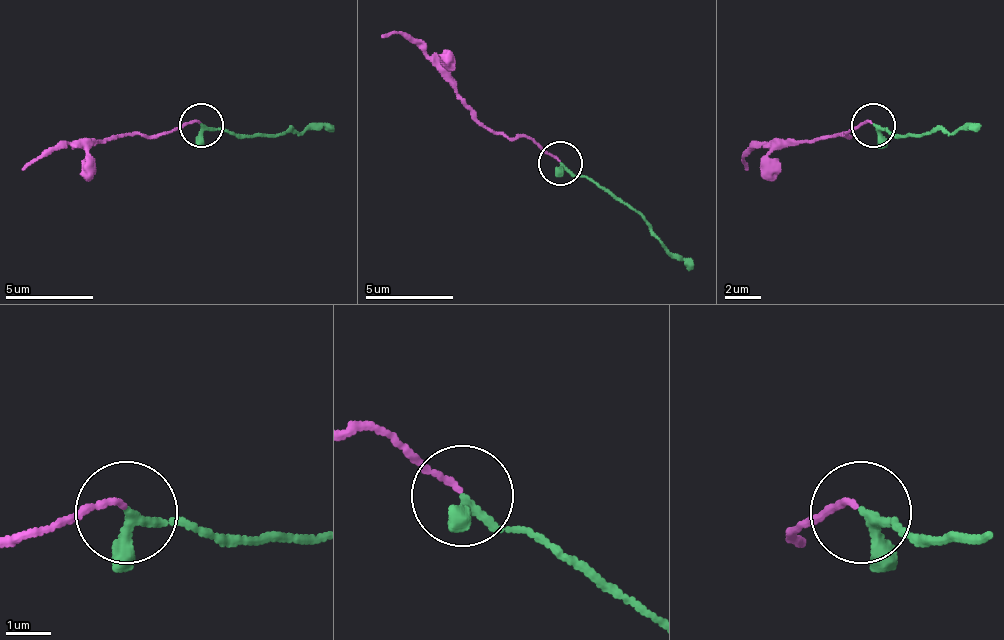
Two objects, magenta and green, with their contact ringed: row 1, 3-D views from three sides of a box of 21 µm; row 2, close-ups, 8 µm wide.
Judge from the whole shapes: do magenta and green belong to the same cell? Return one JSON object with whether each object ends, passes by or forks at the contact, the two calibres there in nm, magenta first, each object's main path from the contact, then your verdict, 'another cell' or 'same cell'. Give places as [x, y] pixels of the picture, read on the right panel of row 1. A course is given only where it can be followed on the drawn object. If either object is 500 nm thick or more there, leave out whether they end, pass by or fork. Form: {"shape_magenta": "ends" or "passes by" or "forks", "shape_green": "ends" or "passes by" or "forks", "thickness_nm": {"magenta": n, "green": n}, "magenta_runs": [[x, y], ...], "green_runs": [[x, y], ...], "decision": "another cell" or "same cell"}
{"shape_magenta": "ends", "shape_green": "passes by", "thickness_nm": {"magenta": 110, "green": 200}, "magenta_runs": [[872, 122], [846, 135], [766, 139], [744, 157], [748, 170]], "green_runs": [[872, 126], [907, 135], [978, 126]], "decision": "same cell"}

